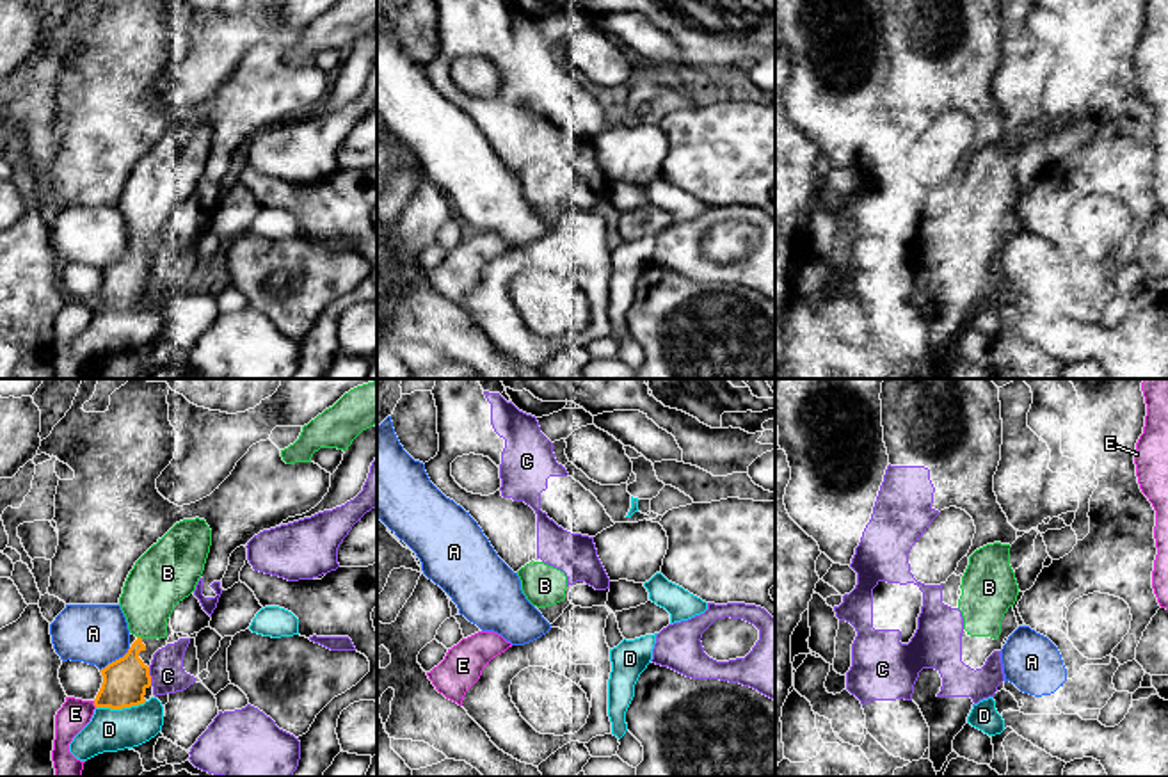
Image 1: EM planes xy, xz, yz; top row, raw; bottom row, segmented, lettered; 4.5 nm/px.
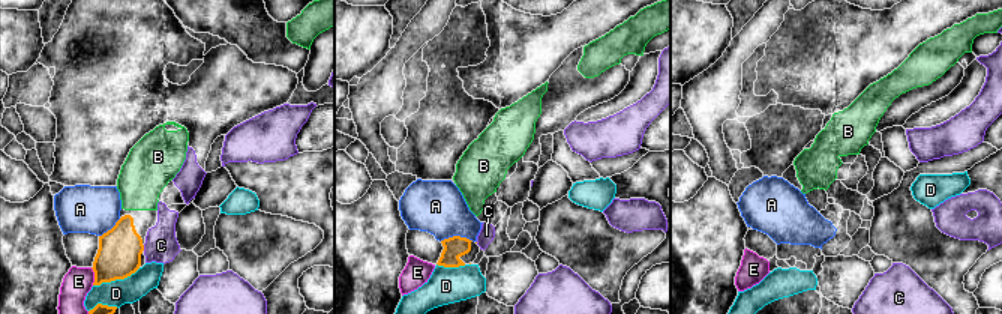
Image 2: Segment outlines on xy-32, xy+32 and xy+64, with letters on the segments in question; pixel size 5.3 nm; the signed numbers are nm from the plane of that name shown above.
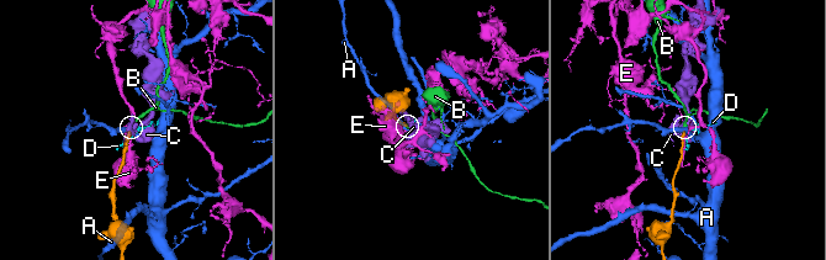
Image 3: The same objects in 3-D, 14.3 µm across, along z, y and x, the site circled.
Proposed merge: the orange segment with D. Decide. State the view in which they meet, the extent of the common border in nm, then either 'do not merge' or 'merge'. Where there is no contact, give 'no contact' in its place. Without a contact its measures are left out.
xy | 240 nm | do not merge

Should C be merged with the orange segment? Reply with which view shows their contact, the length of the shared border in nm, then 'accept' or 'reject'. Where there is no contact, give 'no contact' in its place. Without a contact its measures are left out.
xy | 90 nm | reject

